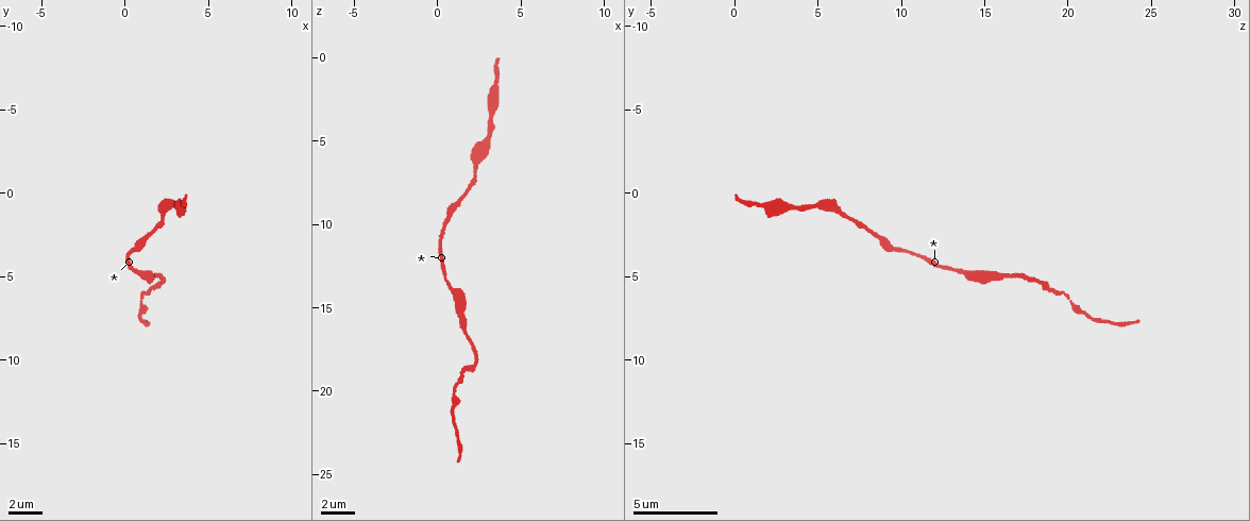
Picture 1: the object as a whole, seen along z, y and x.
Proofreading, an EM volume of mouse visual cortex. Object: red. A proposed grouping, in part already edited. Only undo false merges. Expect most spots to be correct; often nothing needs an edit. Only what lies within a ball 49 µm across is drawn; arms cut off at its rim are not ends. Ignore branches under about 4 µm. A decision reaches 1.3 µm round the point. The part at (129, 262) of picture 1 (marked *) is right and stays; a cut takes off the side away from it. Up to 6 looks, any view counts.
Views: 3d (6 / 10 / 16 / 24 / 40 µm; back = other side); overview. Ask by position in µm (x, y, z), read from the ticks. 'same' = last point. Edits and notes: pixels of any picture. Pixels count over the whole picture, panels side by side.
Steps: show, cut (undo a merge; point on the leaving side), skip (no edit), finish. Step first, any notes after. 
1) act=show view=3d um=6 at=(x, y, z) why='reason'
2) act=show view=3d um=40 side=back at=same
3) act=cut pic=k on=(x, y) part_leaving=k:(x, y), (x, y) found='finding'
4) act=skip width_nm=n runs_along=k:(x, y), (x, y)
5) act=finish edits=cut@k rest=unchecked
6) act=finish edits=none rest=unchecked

act=show view=3d um=6 at=(2.4, 1.4, 6.5) why='calibre changes'

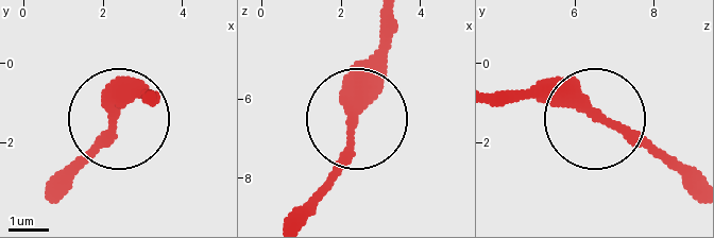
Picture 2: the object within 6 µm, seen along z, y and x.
act=show view=3d um=6 side=back at=(2.30, 1.35, 6.60)

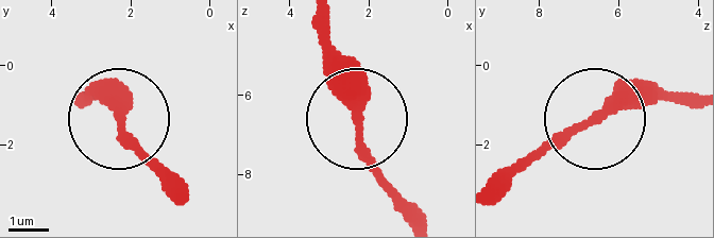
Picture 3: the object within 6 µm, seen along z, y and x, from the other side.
act=skip runs_along=3:(418, 213), (363, 141), (326, 19) found='continuous, no second neuron'

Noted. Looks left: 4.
act=show view=3d um=10 at=(0.6, 3.3, 9.8) why='sudden change in width'

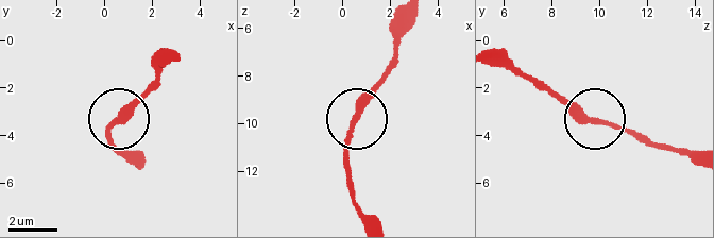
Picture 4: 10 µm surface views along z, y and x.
act=skip runs_along=4:(349, 170), (356, 104), (395, 64) found='continuous, no second neuron'

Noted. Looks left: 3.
act=show view=3d um=6 at=(3.4, 0.8, 2.0) why='sudden change in width'

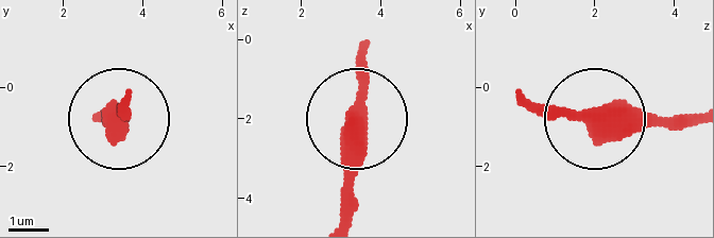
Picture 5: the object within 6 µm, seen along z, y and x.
act=skip runs_along=5:(687, 117), (599, 117) found='all the same neuron'

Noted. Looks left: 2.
act=finish edits=none rest=unchecked

